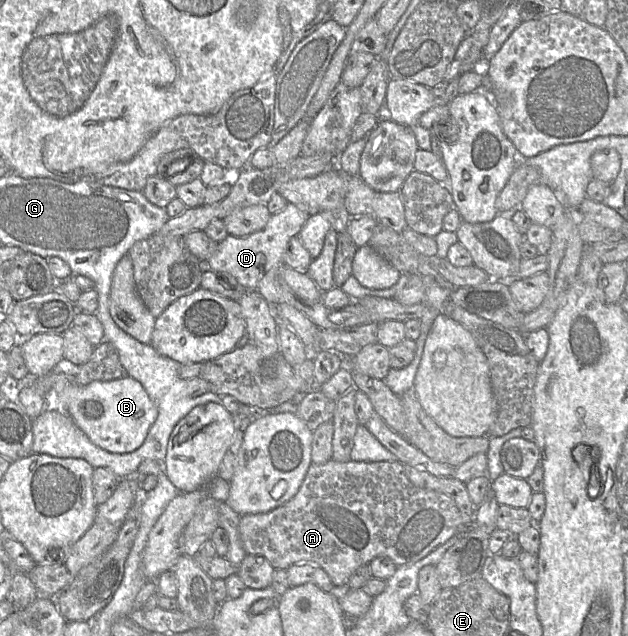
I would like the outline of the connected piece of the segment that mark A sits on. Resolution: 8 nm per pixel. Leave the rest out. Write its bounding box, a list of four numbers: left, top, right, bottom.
[239,459,468,586]

